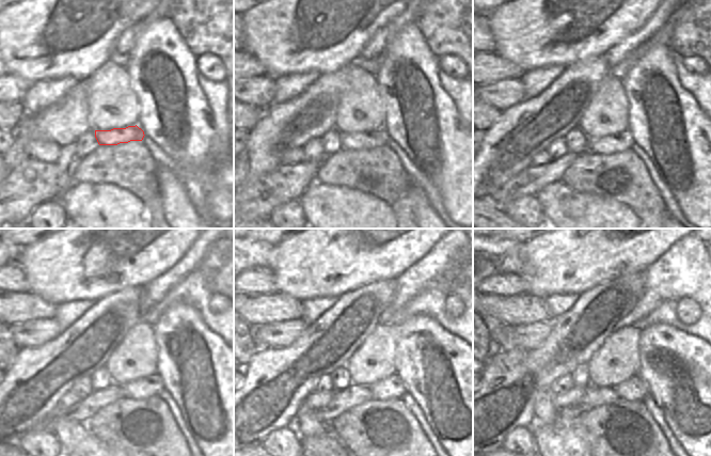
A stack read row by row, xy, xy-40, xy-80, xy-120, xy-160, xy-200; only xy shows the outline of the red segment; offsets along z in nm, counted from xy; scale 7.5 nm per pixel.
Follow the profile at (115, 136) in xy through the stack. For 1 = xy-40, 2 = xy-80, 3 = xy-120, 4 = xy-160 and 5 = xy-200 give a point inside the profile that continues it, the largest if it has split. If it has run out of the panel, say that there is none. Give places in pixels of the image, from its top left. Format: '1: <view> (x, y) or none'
1: xy-40 (378, 138)
2: xy-80 (613, 143)
3: xy-120 (153, 384)
4: xy-160 (391, 388)
5: xy-200 (634, 389)

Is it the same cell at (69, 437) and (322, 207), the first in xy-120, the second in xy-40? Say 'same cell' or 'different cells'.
same cell

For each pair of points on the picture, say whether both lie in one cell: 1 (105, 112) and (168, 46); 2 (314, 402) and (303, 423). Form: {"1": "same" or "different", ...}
{"1": "different", "2": "same"}

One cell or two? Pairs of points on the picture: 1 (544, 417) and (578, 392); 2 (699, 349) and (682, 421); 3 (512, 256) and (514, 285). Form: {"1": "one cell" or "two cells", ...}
{"1": "one cell", "2": "one cell", "3": "two cells"}

